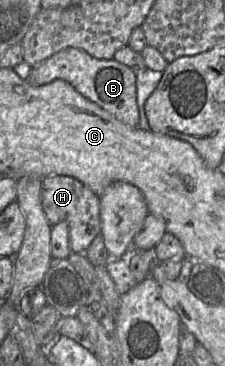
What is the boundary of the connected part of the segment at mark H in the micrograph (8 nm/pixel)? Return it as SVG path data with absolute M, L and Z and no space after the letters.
M52 175L42 179L41 203L51 226L67 222L71 252L85 254L94 238L101 233L99 196L73 177Z

